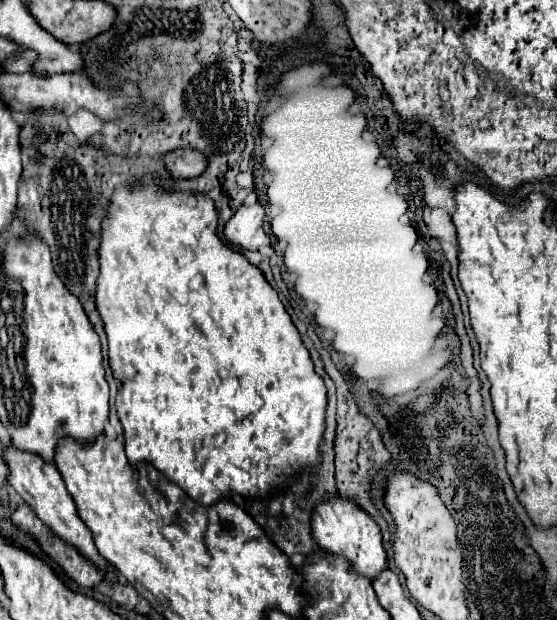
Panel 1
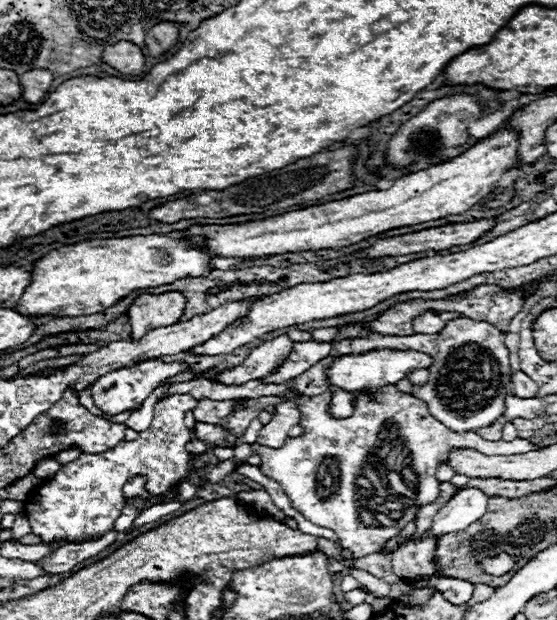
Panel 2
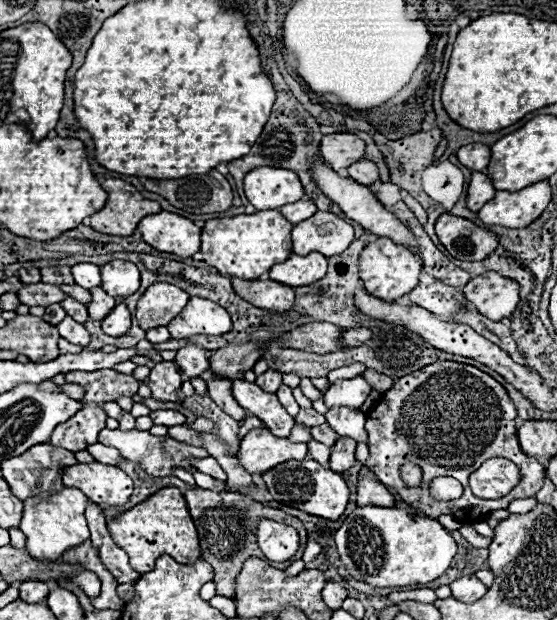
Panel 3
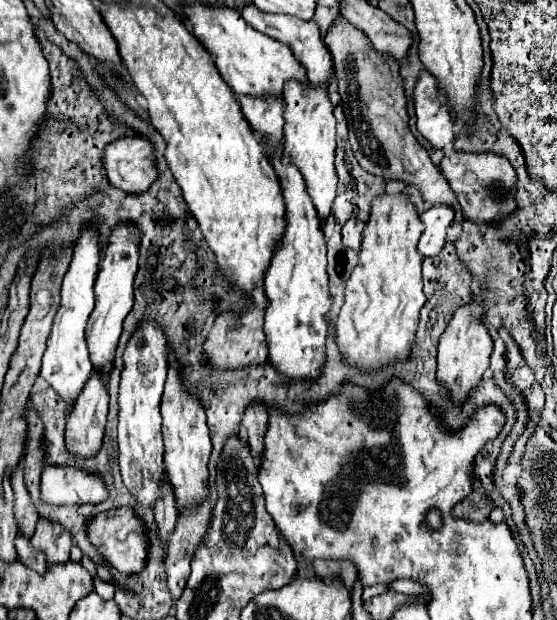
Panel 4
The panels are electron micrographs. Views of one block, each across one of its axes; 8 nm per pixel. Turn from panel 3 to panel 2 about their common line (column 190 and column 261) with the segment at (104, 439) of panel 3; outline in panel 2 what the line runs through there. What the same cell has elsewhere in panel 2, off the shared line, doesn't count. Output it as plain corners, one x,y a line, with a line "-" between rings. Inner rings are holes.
388,384
384,388
362,390
374,398
358,396
354,414
348,418
334,418
328,412
332,390
318,396
300,396
294,400
300,406
302,436
288,438
282,448
266,448
260,444
234,446
234,456
246,460
252,454
262,458
260,470
272,480
280,482
292,506
312,524
336,532
340,544
354,554
354,558
378,552
392,536
396,536
406,522
416,518
420,504
430,504
438,496
440,482
436,480
438,466
446,460
450,448
476,448
488,456
508,456
534,452
540,446
524,438
510,442
488,442
476,432
452,432
430,416
428,406
-
394,468
404,468
400,474
404,486
410,490
406,502
384,502
378,488
370,480
384,480
382,488
390,490
386,476

